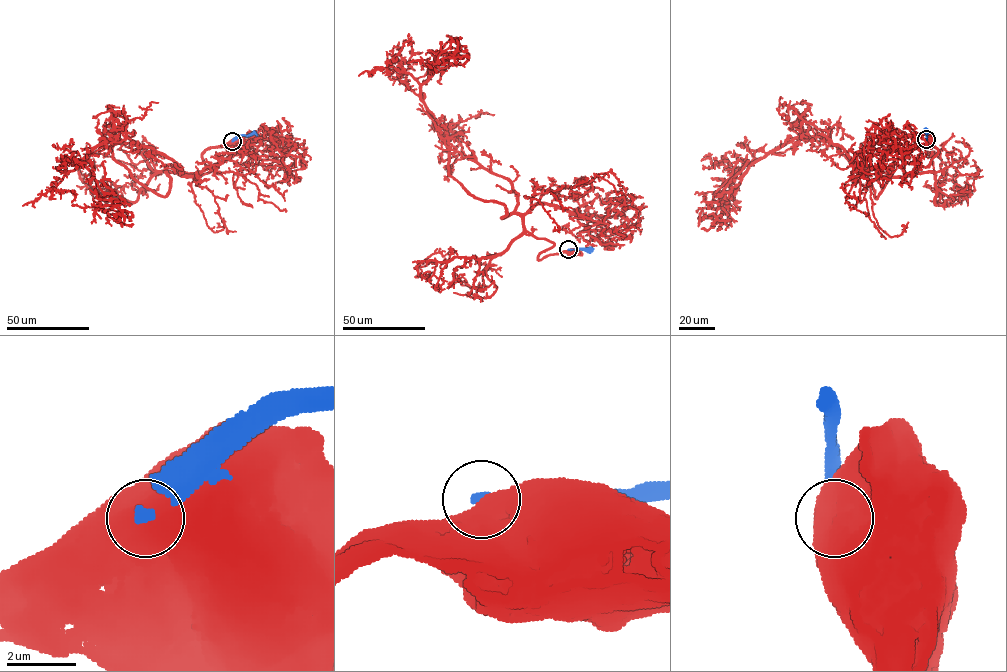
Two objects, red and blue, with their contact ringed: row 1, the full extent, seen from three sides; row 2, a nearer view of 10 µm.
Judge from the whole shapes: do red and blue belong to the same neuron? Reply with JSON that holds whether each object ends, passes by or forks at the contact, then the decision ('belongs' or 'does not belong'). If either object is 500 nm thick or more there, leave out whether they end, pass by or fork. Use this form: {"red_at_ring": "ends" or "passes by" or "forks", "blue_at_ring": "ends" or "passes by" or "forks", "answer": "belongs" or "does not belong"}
{"answer": "does not belong"}

